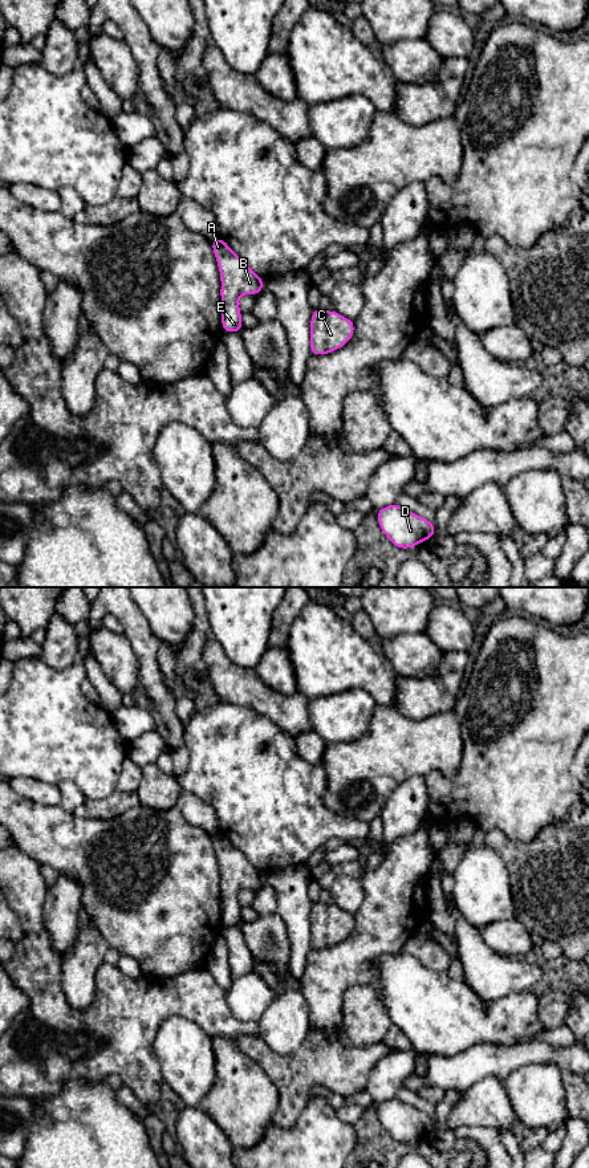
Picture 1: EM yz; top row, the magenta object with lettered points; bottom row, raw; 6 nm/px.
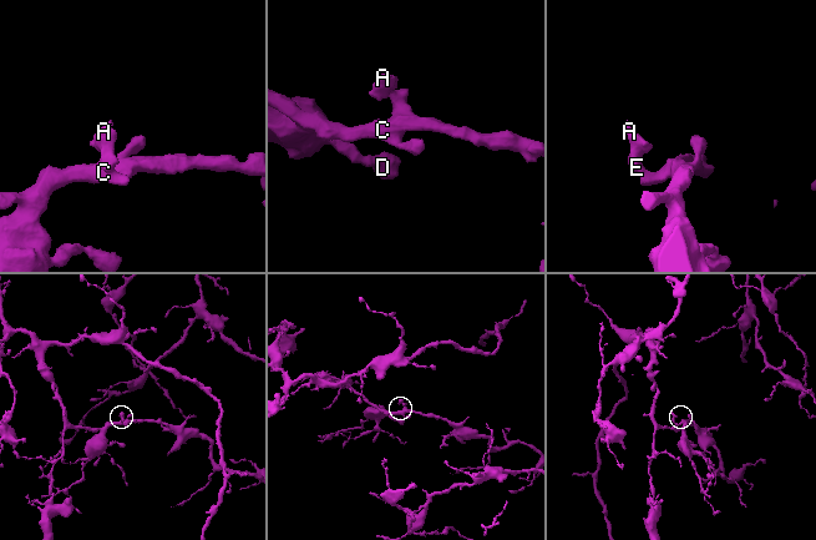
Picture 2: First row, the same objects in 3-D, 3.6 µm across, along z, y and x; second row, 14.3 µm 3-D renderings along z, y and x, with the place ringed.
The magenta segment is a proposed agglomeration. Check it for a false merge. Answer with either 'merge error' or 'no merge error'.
no merge error

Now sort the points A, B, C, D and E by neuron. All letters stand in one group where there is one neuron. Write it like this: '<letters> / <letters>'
A B C D E

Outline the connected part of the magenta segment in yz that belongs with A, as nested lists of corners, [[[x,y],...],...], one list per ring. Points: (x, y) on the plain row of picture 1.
[[[222,831],[212,834],[211,839],[220,866],[222,920],[224,927],[239,927],[244,921],[239,892],[259,888],[264,883],[264,874]]]

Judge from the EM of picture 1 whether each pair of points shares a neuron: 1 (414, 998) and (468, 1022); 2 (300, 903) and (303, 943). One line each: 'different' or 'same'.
1: same
2: same

